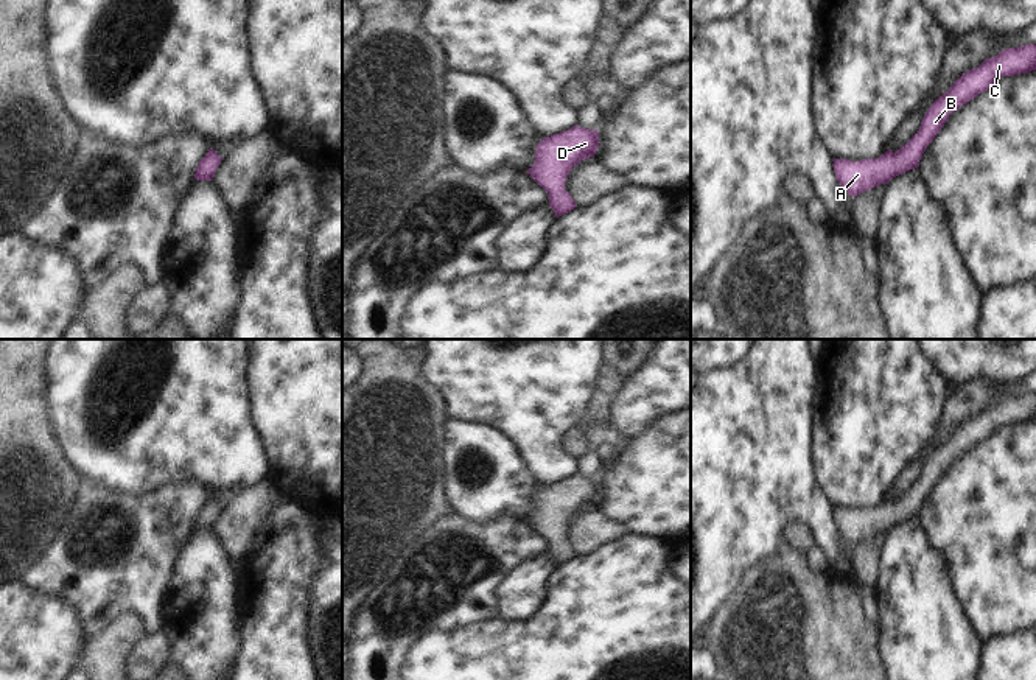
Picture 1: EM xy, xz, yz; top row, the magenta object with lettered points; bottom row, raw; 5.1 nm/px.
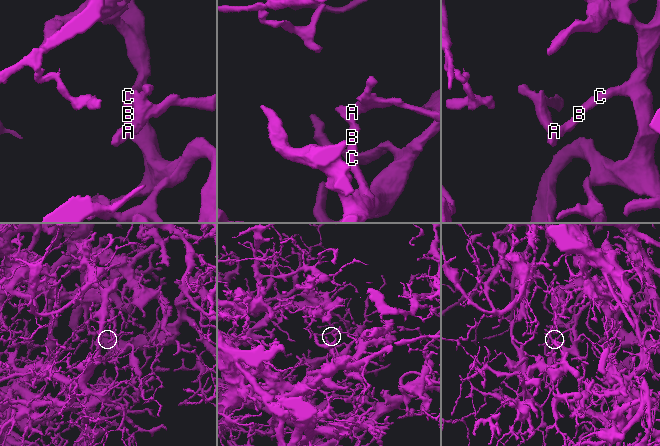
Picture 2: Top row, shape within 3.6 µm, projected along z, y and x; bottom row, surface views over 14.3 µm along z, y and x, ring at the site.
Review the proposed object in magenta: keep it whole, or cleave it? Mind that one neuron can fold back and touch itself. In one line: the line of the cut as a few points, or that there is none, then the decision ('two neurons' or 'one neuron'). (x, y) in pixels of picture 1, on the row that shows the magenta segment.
no cut; one neuron

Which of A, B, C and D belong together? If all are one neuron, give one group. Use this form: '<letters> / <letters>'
A B C D

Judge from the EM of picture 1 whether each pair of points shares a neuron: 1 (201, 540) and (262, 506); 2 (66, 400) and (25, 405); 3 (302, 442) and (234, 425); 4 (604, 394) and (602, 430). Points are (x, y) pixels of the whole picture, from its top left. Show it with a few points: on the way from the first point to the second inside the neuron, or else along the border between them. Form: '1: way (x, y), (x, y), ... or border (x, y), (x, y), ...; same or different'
1: border (210, 529), (232, 564); different
2: border (42, 368), (44, 413), (55, 439); different
3: border (248, 396), (252, 427), (269, 466); different
4: border (607, 420), (593, 419), (584, 428); different

